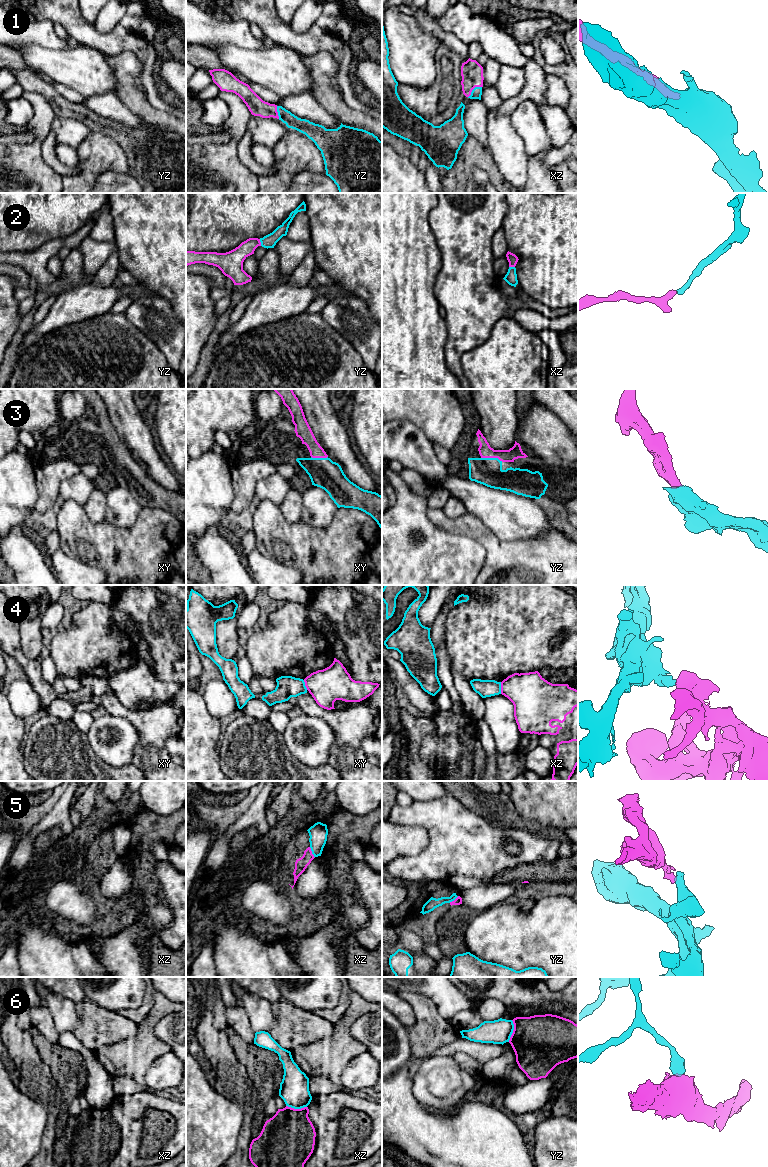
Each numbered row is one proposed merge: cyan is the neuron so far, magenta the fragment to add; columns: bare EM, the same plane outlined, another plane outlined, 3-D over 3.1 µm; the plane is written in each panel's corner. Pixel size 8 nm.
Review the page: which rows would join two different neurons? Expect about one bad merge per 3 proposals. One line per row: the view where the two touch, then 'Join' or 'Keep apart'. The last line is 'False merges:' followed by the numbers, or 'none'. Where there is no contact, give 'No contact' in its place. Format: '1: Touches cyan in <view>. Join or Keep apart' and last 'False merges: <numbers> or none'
1: Touches cyan in xz. Join
2: Touches cyan in yz. Join
3: Touches cyan in yz. Join
4: Touches cyan in xz. Keep apart
5: Touches cyan in xz. Keep apart
6: Touches cyan in yz. Keep apart
False merges: 4, 5, 6

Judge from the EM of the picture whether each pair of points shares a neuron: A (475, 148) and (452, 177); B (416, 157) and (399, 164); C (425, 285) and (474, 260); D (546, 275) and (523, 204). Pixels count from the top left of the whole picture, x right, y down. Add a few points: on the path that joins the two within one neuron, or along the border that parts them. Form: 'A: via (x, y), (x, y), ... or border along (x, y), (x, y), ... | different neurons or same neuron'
A: via (471, 155), (459, 170) | same neuron
B: border along (392, 147), (398, 153), (406, 156), (424, 172) | different neurons
C: border along (441, 257), (434, 285), (438, 303) | different neurons
D: via (546, 257), (546, 227), (541, 222) | same neuron

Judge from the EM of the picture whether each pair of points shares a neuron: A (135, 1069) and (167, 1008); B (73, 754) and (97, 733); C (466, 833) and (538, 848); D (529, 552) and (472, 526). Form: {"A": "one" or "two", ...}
{"A": "one", "B": "two", "C": "one", "D": "one"}

